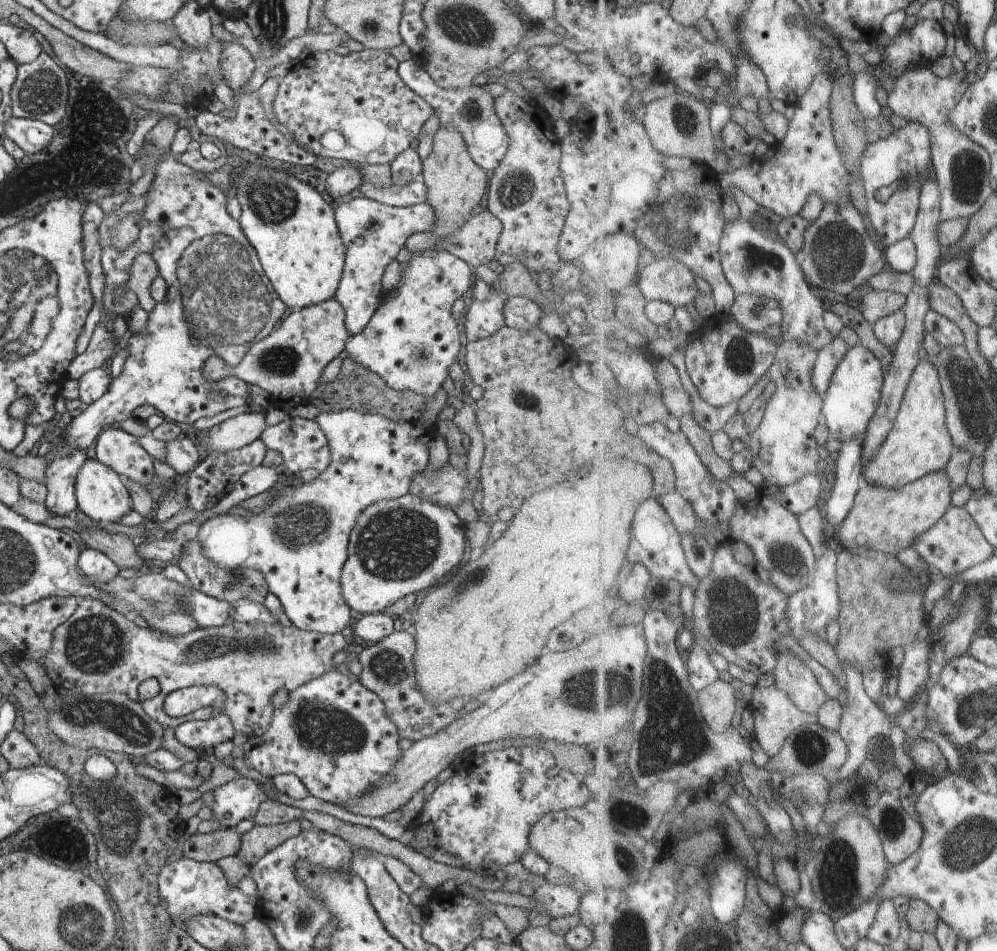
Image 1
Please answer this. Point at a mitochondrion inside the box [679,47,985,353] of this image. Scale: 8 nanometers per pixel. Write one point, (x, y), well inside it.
(838, 254)

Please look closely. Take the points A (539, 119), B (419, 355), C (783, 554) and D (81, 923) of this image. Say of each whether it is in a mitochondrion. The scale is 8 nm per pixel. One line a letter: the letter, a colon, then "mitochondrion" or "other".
A: other
B: mitochondrion
C: mitochondrion
D: mitochondrion

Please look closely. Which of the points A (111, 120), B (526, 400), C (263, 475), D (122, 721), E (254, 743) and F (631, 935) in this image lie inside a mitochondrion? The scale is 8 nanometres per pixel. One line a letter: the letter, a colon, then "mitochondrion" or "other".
A: mitochondrion
B: mitochondrion
C: other
D: mitochondrion
E: other
F: mitochondrion

